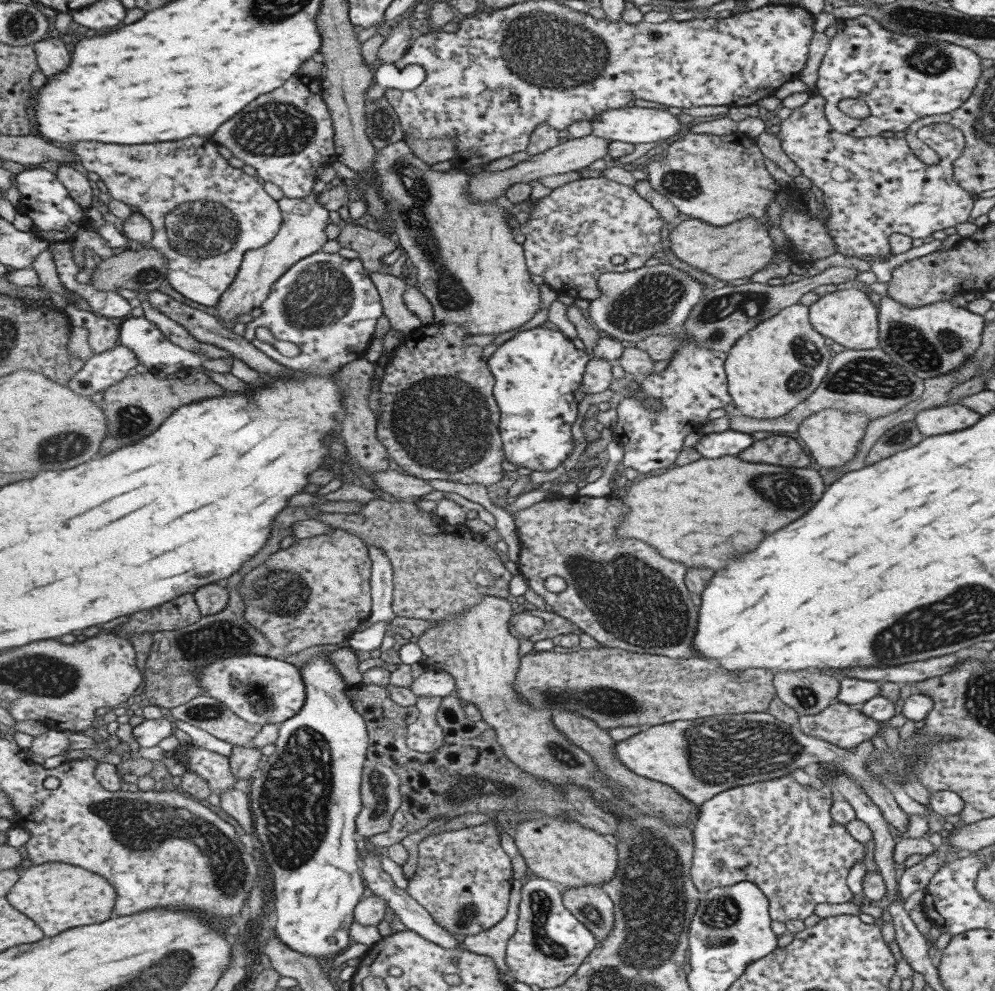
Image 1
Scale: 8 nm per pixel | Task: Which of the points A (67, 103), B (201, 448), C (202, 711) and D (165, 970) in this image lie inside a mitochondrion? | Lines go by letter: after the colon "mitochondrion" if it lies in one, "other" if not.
A: other
B: other
C: mitochondrion
D: mitochondrion

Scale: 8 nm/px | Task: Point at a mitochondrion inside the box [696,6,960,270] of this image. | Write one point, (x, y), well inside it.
(928, 59)

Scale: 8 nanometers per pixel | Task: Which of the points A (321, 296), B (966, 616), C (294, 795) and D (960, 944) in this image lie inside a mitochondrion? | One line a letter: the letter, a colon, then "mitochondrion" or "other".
A: mitochondrion
B: mitochondrion
C: mitochondrion
D: other

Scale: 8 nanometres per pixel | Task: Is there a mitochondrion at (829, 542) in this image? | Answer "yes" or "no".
no

